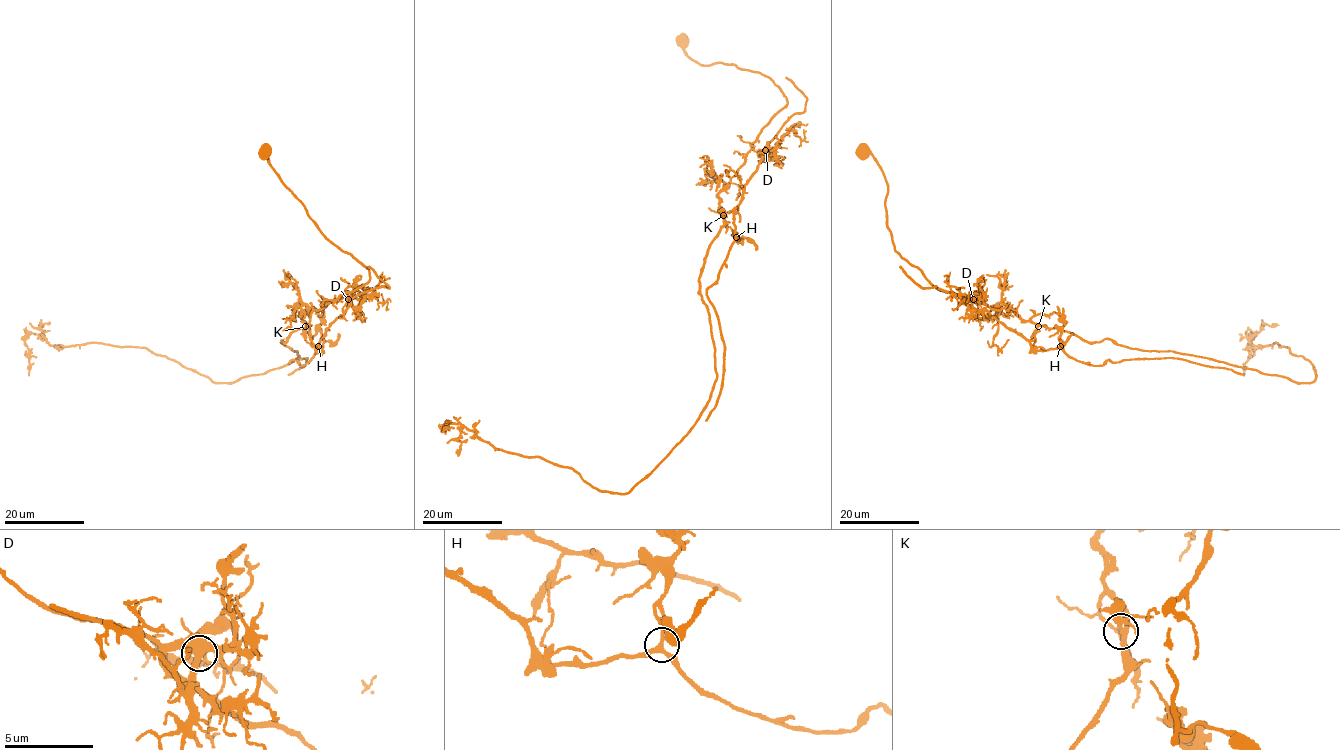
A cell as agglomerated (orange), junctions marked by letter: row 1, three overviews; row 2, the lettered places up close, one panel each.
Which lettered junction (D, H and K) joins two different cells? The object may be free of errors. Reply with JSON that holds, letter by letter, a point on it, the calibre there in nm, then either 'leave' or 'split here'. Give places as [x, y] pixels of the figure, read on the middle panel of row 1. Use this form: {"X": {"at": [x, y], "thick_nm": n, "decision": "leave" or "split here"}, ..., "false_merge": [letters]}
{"D": {"at": [765, 150], "thick_nm": 220, "decision": "split here"}, "H": {"at": [736, 237], "thick_nm": 220, "decision": "leave"}, "K": {"at": [723, 215], "thick_nm": 240, "decision": "leave"}, "false_merge": ["D"]}

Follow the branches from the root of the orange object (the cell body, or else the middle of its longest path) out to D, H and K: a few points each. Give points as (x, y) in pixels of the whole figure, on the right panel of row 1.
D: (863, 150), (872, 156), (887, 184), (886, 226), (894, 249), (934, 286), (973, 302), (972, 295), (973, 299)
H: (863, 150), (887, 184), (894, 249), (939, 289), (973, 302), (972, 295), (972, 307), (1036, 350), (1060, 346)
K: (863, 150), (887, 184), (886, 226), (894, 249), (939, 289), (991, 309), (1010, 307), (1038, 326)

